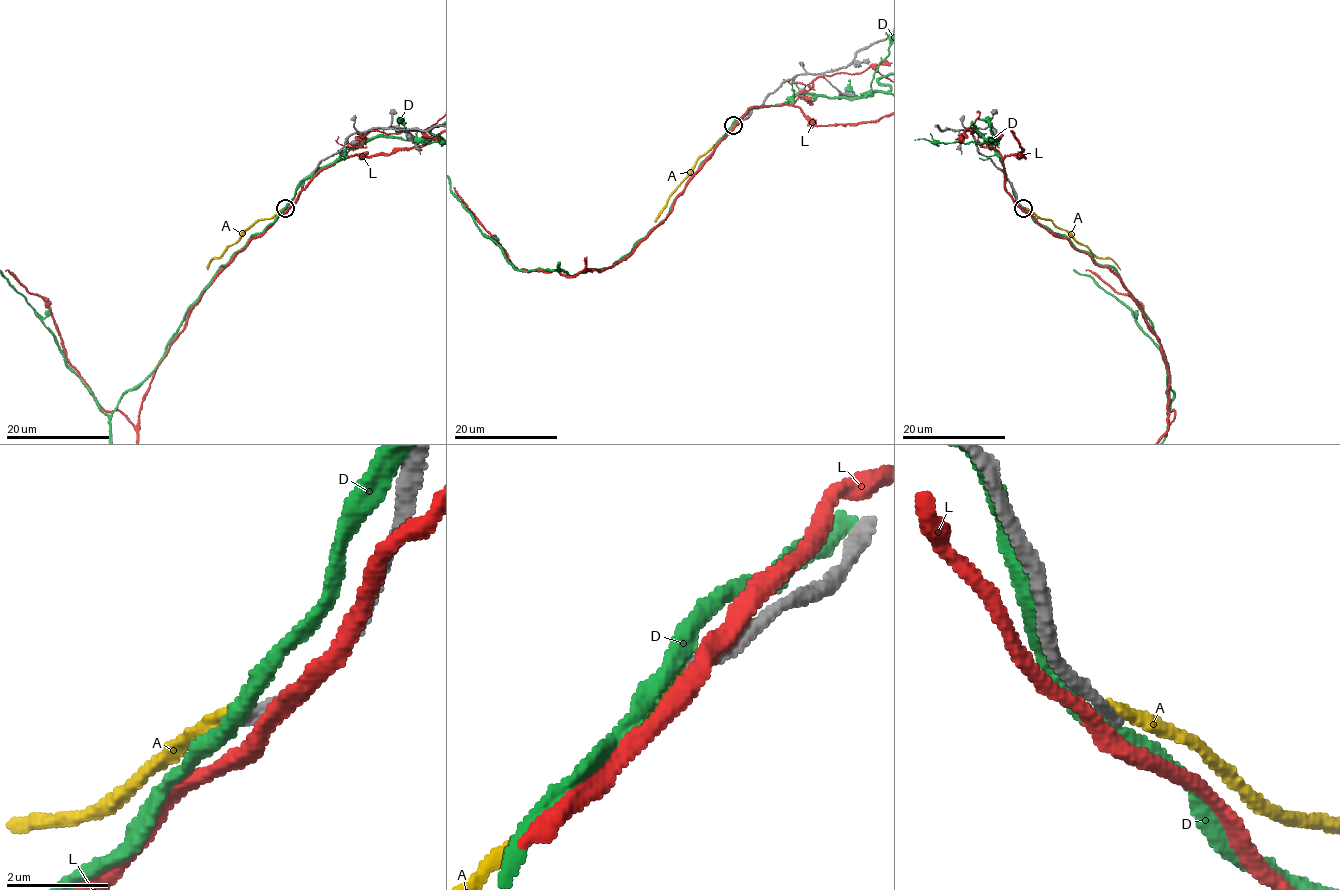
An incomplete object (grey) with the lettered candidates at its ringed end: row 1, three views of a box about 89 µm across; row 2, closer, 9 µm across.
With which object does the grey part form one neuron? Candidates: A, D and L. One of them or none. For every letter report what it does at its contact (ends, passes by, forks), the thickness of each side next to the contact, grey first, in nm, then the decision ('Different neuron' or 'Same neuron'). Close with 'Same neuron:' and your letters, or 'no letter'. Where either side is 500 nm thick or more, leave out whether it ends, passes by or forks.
A: It ends there. Thickness 280 nm (grey) against 320 nm. Different neuron
D: It passes by. Thickness 280 nm (grey) against 360 nm. Different neuron
L: It passes by. Thickness 360 nm (grey) against 320 nm. Different neuron
Same neuron: no letter

